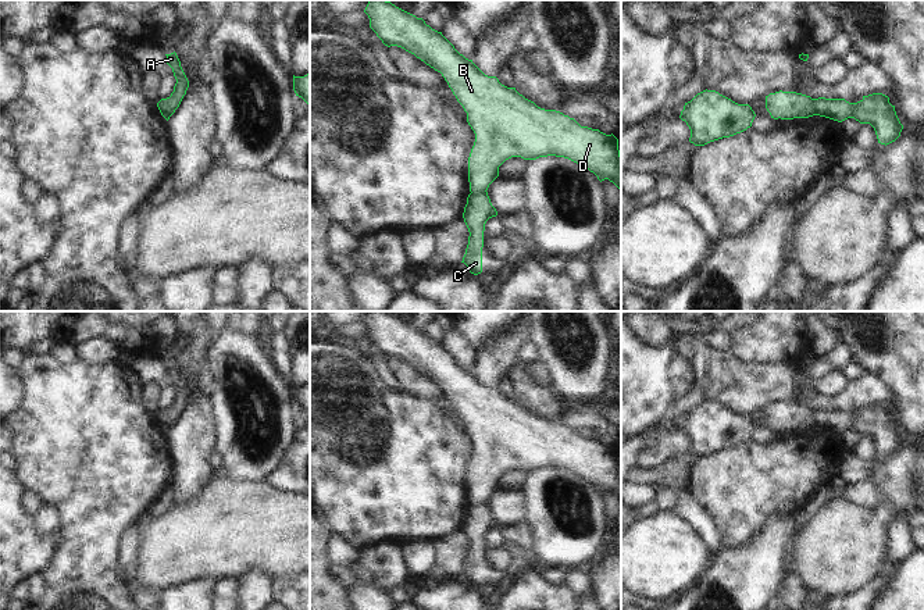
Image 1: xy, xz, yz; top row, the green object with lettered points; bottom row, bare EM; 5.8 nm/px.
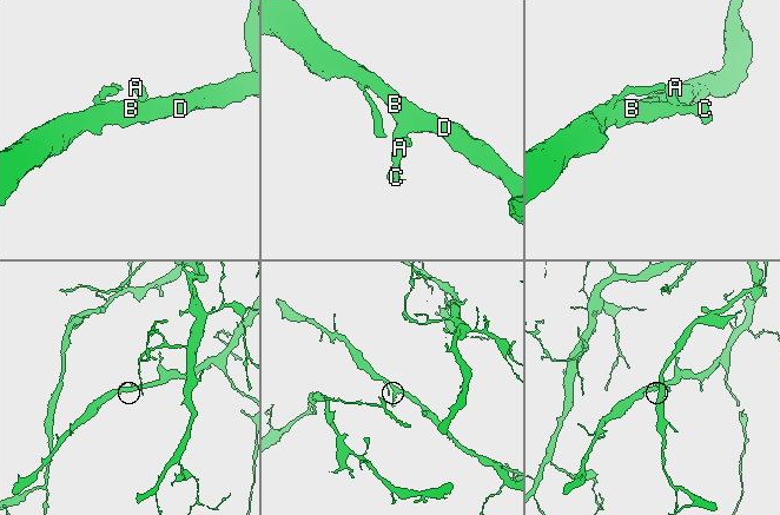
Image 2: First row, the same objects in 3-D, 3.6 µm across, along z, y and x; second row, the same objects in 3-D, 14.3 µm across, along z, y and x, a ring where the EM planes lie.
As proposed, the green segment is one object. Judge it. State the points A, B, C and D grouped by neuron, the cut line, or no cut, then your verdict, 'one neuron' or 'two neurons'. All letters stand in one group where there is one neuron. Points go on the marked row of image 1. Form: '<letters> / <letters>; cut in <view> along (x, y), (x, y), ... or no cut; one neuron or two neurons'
A C / B D; cut in yz along (812, 99), (817, 114); two neurons

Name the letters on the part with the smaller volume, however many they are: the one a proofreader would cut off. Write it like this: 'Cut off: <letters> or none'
Cut off: A, C

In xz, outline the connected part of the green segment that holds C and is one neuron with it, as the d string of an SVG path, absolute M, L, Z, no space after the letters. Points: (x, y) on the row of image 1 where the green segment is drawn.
M486 190L470 193L464 207L463 218L468 228L468 245L463 261L474 275L482 272L484 231L489 218L496 217L497 211L492 206Z

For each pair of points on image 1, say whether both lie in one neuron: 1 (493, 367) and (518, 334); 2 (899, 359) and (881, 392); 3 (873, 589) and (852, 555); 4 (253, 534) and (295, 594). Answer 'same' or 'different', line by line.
1: same
2: different
3: different
4: different

